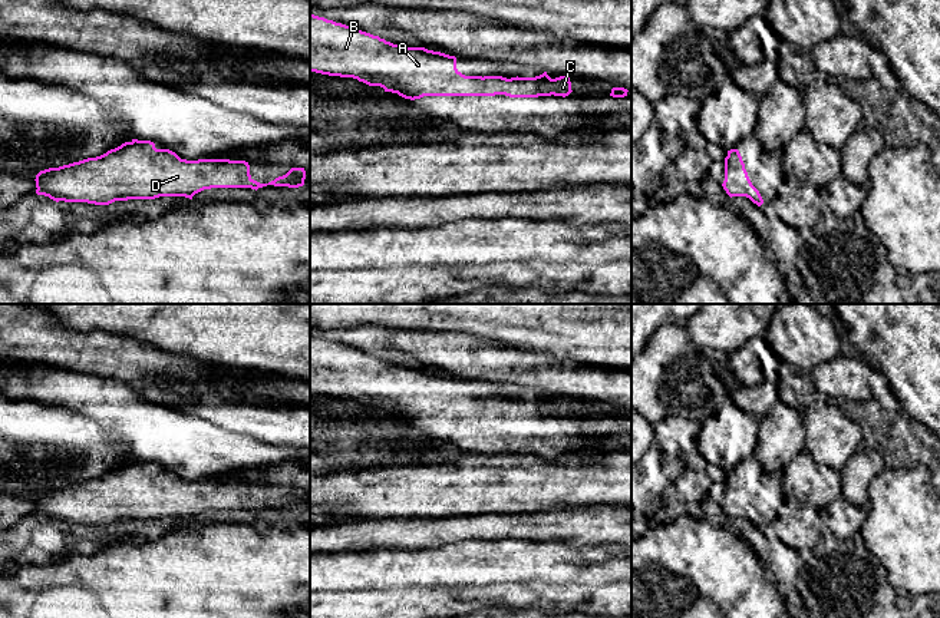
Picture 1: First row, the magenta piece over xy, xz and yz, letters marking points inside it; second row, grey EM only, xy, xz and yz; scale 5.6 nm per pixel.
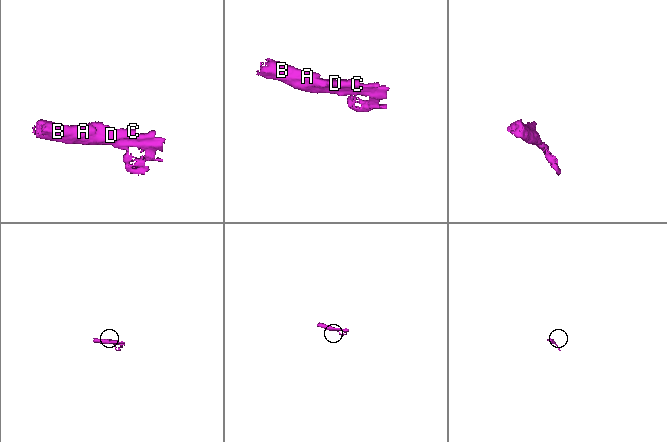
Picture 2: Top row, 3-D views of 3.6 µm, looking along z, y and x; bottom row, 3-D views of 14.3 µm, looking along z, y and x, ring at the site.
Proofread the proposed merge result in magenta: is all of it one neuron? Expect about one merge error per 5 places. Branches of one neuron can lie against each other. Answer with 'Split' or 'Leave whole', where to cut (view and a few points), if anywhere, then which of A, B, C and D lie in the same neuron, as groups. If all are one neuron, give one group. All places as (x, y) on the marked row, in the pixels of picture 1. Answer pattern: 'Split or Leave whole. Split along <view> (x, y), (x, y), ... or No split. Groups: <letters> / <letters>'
Leave whole. No split. Groups: A B C D

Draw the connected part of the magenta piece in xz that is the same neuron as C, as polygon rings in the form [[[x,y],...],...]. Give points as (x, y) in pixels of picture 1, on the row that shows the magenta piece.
[[[310,14],[310,72],[353,77],[369,86],[380,86],[385,92],[398,93],[405,99],[423,96],[495,96],[538,98],[568,96],[571,82],[567,76],[551,79],[547,72],[535,77],[465,76],[456,69],[456,57],[425,47],[393,44],[324,17]]]

